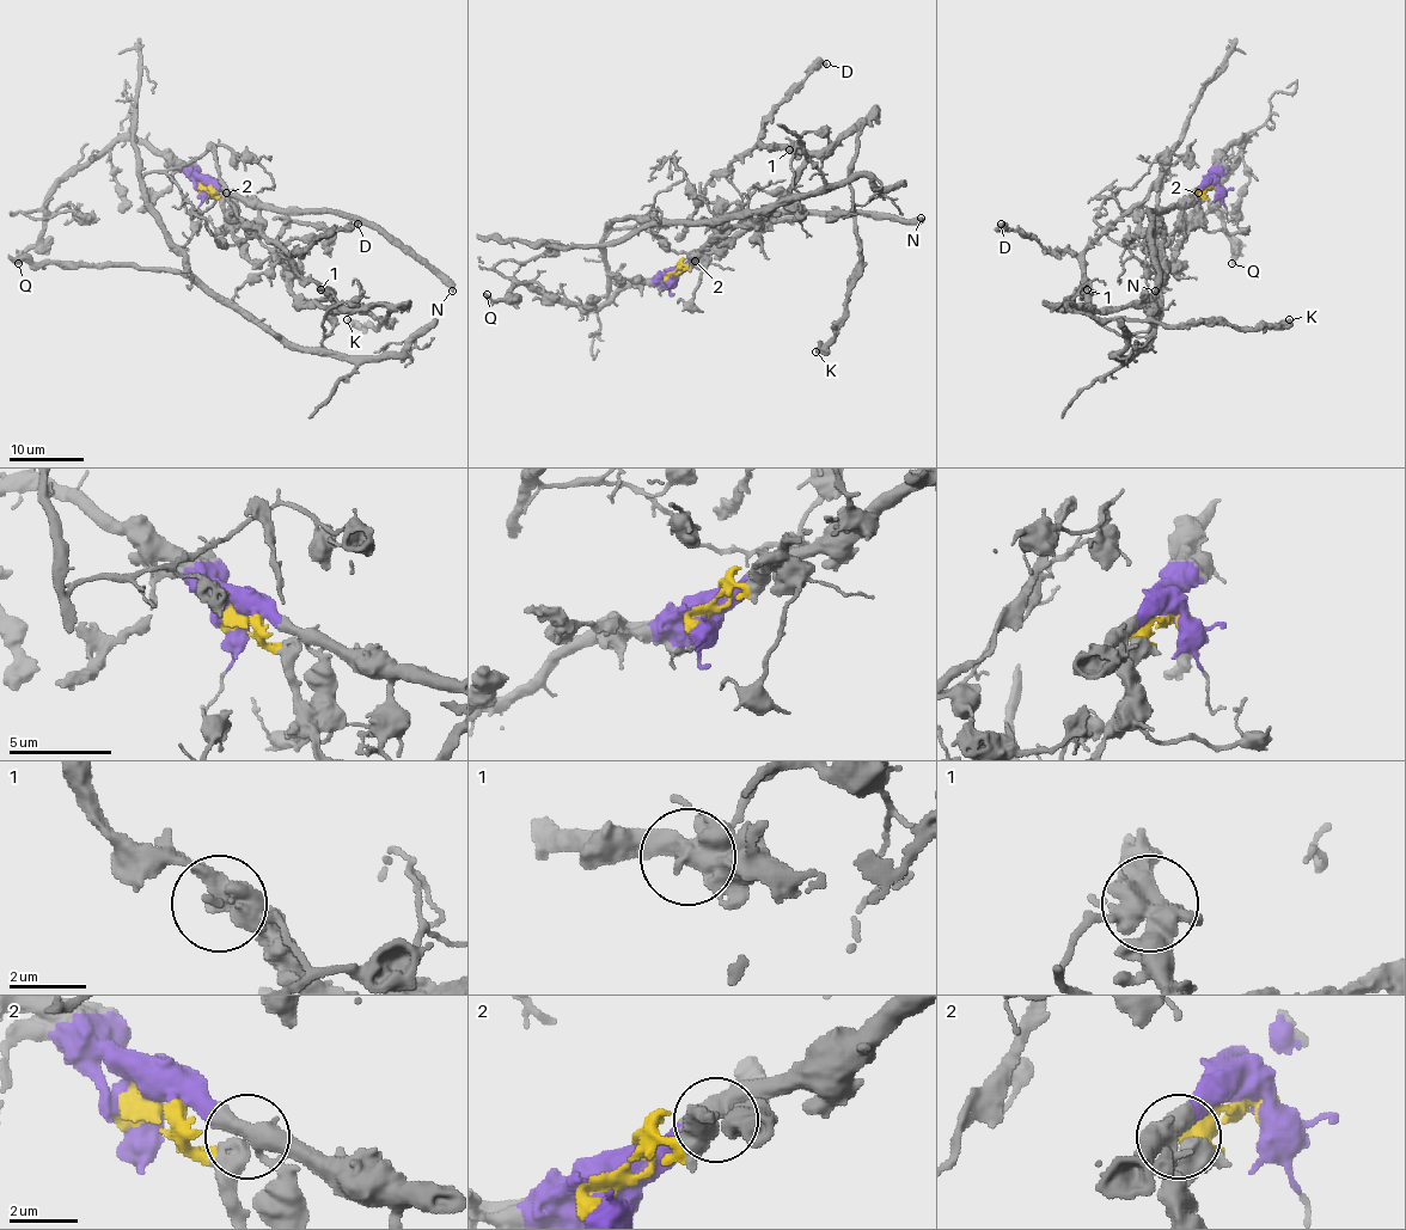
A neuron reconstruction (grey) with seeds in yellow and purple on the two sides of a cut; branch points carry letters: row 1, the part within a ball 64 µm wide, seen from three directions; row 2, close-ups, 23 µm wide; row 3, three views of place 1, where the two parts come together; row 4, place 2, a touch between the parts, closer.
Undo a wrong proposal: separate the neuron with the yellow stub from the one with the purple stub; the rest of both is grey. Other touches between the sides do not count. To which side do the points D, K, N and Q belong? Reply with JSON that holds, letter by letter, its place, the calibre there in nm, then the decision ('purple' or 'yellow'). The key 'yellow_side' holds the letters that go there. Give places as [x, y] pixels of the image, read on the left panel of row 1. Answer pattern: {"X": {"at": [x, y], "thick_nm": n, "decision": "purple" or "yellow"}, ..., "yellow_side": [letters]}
{"D": {"at": [358, 224], "thick_nm": 240, "decision": "yellow"}, "K": {"at": [347, 319], "thick_nm": 440, "decision": "yellow"}, "N": {"at": [452, 291], "thick_nm": 460, "decision": "purple"}, "Q": {"at": [18, 263], "thick_nm": 240, "decision": "purple"}, "yellow_side": ["D", "K"]}

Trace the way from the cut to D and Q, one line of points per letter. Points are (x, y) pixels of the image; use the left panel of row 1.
D: (202, 185), (246, 255), (275, 259), (288, 289), (321, 307), (337, 307), (291, 257), (358, 224)
Q: (202, 185), (179, 165), (153, 153), (138, 140), (111, 140), (55, 188), (46, 206), (46, 228), (17, 263)

